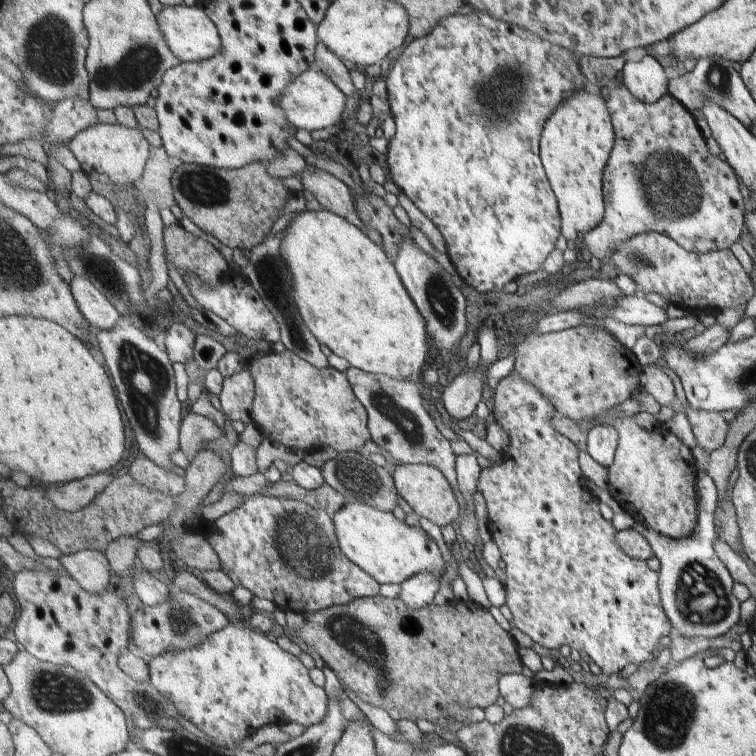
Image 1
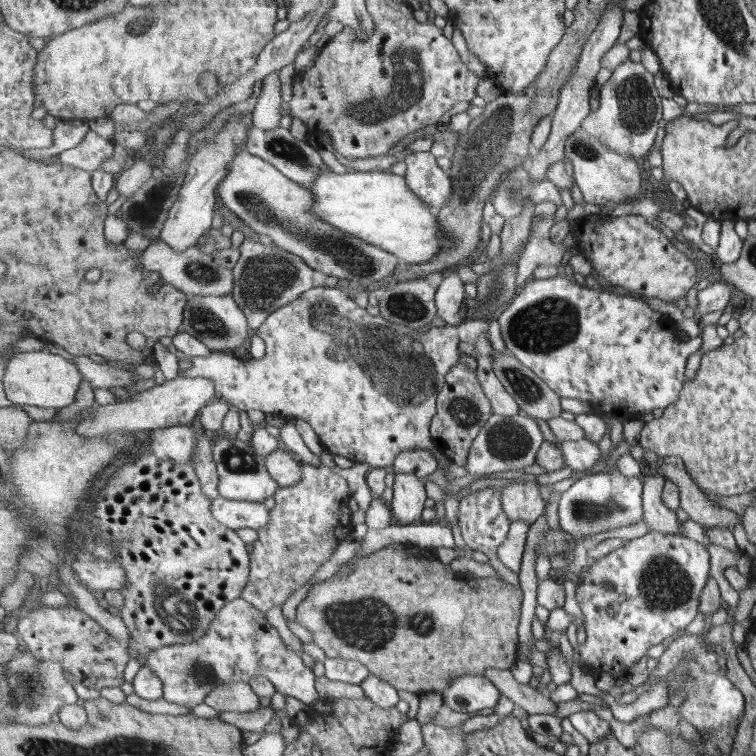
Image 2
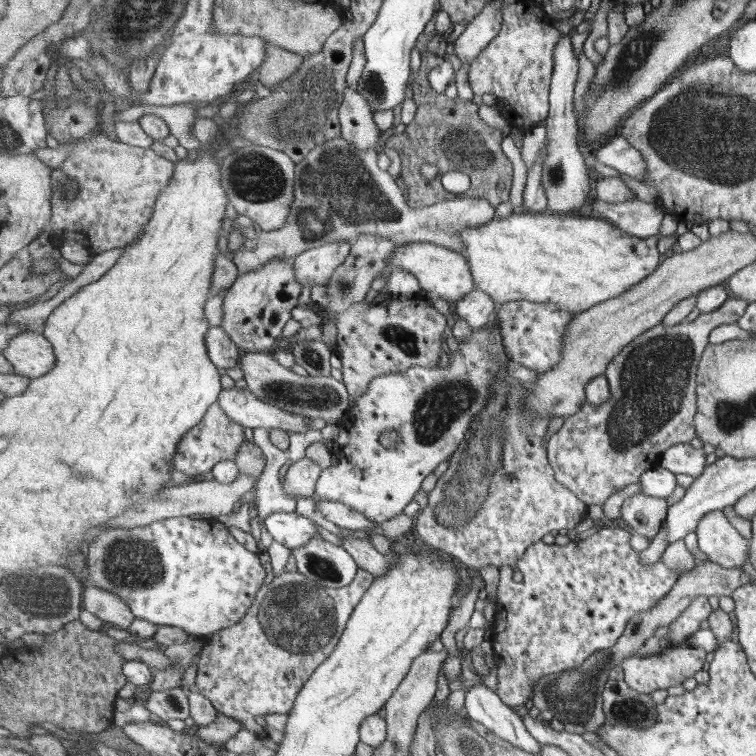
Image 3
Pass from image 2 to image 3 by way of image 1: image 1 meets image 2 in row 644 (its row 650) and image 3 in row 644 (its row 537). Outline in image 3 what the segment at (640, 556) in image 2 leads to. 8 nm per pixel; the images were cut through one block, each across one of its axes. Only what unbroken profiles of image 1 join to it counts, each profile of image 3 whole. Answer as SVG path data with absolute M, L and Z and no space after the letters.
M622 521L615 522L611 527L602 528L594 535L585 540L567 541L561 545L556 542L553 544L545 544L545 542L537 542L533 546L529 546L526 554L517 561L514 565L503 565L499 568L500 580L498 582L496 596L496 614L493 622L493 627L490 632L491 644L494 650L495 666L498 669L498 684L496 692L501 696L504 703L507 703L510 707L524 706L527 700L533 698L535 694L535 686L541 678L545 676L551 676L551 674L558 675L561 672L565 672L569 669L576 669L581 666L592 654L598 653L600 650L610 649L618 644L619 639L623 636L623 632L627 629L627 624L637 614L646 612L651 608L654 608L671 589L673 585L679 581L679 577L683 574L679 574L677 570L671 570L663 559L657 560L655 564L642 565L639 563L639 554L631 548L631 535L632 530L625 525Z

